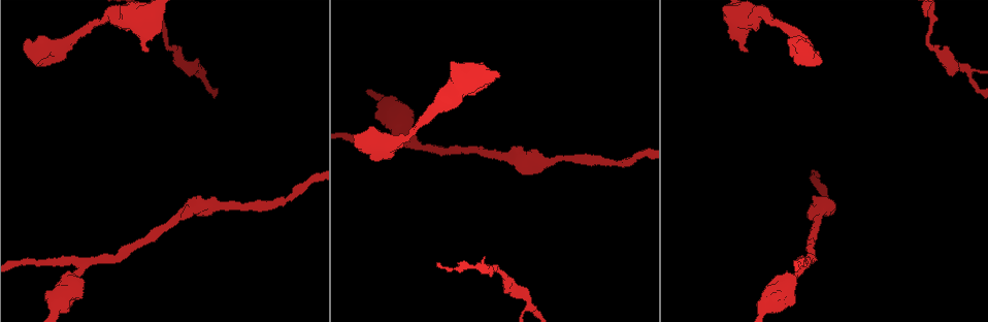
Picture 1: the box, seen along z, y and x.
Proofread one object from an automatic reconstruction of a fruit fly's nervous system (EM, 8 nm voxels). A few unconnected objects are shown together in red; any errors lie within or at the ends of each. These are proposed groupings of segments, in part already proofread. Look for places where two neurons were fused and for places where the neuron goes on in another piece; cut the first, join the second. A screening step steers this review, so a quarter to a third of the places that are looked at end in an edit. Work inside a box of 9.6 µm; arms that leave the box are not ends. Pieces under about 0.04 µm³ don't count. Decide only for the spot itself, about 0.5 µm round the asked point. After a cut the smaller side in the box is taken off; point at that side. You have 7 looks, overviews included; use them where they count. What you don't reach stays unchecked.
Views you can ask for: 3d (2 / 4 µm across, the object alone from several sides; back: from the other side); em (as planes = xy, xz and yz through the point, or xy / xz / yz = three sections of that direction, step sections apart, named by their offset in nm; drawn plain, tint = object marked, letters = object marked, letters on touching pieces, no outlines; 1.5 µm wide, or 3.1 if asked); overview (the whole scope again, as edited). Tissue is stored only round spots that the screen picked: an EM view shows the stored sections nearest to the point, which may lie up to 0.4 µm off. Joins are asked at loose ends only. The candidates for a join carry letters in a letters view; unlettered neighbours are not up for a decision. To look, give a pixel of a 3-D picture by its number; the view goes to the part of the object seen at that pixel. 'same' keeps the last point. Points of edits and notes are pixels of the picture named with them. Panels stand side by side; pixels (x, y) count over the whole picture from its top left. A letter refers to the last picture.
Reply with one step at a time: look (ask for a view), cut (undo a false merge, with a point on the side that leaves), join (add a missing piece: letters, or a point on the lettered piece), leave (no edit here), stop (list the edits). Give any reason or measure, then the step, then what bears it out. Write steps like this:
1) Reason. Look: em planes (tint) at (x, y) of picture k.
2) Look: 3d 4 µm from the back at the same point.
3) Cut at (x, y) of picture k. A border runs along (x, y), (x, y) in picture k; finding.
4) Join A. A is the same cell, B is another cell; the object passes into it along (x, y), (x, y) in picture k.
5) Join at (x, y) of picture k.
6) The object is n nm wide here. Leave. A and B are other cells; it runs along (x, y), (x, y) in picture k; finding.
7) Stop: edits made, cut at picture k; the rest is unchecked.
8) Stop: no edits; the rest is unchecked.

Sudden change in width. Look: em planes (letters) at (968, 70) of picture 1.

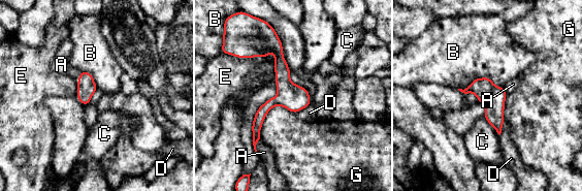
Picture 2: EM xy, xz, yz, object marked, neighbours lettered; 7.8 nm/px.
The object is 70 nm wide here. Leave. A, B, C, D, E and G are other cells; a border runs along (503, 86), (476, 77), (457, 89) in picture 2; one neuron here.

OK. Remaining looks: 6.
Look: em 3.1 µm planes (letters) at (149, 51) of picture 1.

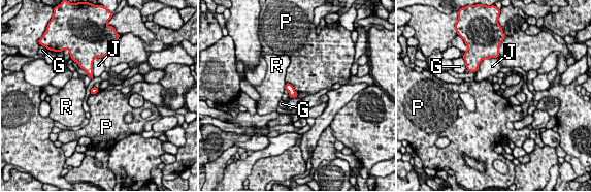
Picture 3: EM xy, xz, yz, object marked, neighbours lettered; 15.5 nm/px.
Leave. G, J, P and R are other cells; none of them fits.

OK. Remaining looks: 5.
An open end. Look: em yz step 8 (tint) at (388, 157) of picture 1.

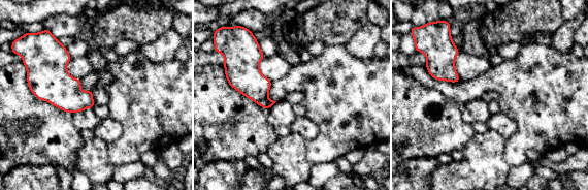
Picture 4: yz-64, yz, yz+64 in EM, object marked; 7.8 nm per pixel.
Look: em planes (letters) at the same point.

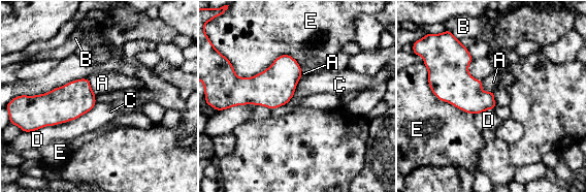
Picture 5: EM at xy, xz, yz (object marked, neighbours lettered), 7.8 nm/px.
The longest contact is with E, 650 nm. Leave. A, B, C, D and E are other cells; none of them fits.

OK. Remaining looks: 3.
Stop: no edits; the rest is unchecked.

